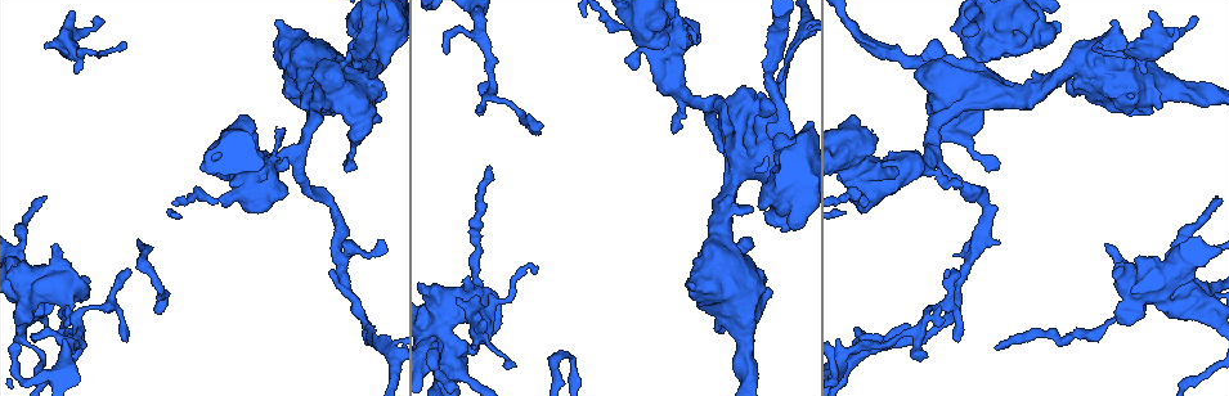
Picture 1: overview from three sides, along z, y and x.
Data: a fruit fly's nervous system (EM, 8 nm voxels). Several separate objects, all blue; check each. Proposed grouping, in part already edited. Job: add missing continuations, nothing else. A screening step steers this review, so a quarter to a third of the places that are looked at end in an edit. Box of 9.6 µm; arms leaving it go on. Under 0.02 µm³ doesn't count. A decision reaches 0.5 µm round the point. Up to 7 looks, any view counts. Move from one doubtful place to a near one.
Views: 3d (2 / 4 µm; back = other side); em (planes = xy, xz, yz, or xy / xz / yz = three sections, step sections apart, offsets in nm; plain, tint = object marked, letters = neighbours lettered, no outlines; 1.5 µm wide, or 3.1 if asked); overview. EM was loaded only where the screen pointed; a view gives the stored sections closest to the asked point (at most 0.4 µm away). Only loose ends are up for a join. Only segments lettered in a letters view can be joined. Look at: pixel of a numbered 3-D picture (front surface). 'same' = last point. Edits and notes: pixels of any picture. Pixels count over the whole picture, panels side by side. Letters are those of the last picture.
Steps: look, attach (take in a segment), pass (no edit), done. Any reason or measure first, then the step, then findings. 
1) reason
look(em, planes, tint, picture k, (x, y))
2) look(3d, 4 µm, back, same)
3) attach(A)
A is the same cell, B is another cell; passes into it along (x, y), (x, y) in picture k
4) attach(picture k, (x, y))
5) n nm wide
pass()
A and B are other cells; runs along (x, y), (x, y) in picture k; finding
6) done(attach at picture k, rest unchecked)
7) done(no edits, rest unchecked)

look(3d, 2 µm, picture 1, (996, 162))

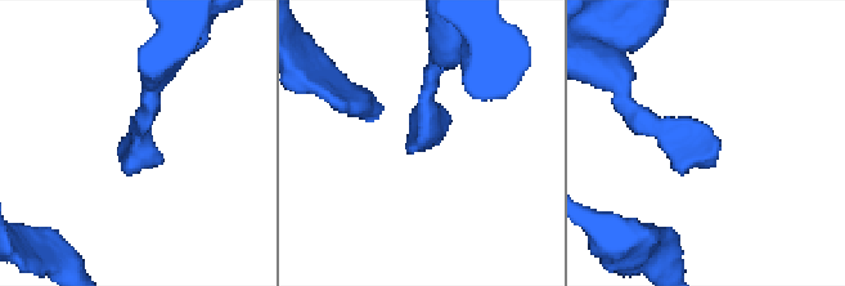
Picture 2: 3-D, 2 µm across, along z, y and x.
look(em, planes, tint, picture 2, (118, 143))

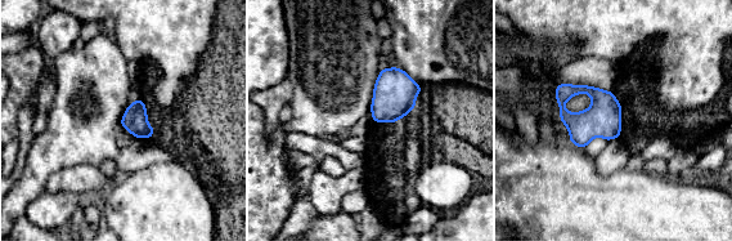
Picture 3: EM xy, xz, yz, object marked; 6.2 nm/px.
look(em, planes, letters, same)

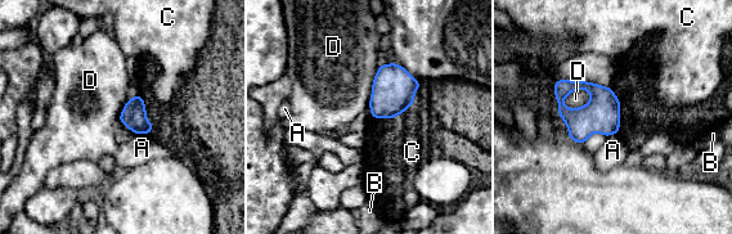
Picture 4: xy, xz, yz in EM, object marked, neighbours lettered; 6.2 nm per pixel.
pass()
A, B, C and D are other cells; border along (591, 94), (573, 90), (561, 102) in picture 4; no lettered segment goes on from it

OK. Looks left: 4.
look(em, xy, step 8, letters, picture 1, (102, 18))

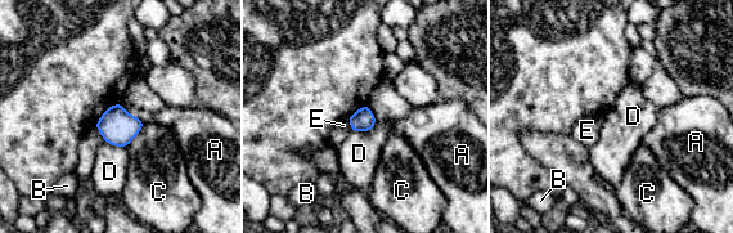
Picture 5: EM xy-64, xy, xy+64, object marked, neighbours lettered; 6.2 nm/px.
D touches over 200 nm
pass()
A, B, C, D and E are other cells; border along (139, 117), (144, 122) in picture 5; no lettered segment goes on from it

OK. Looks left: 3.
an open end
look(em, planes, letters, picture 1, (994, 347))

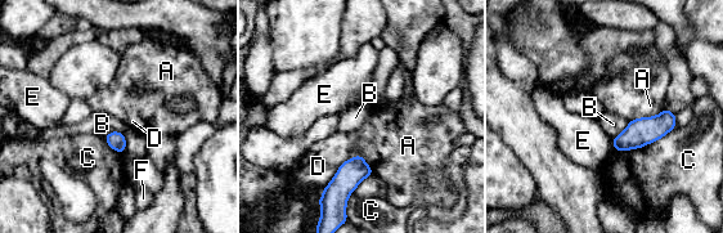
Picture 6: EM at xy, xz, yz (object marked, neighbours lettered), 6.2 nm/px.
pass()
A, B, C, D, E and F are other cells; border along (611, 140), (613, 146) in picture 6; no lettered segment goes on from it

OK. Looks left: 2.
done(no edits, rest unchecked)

